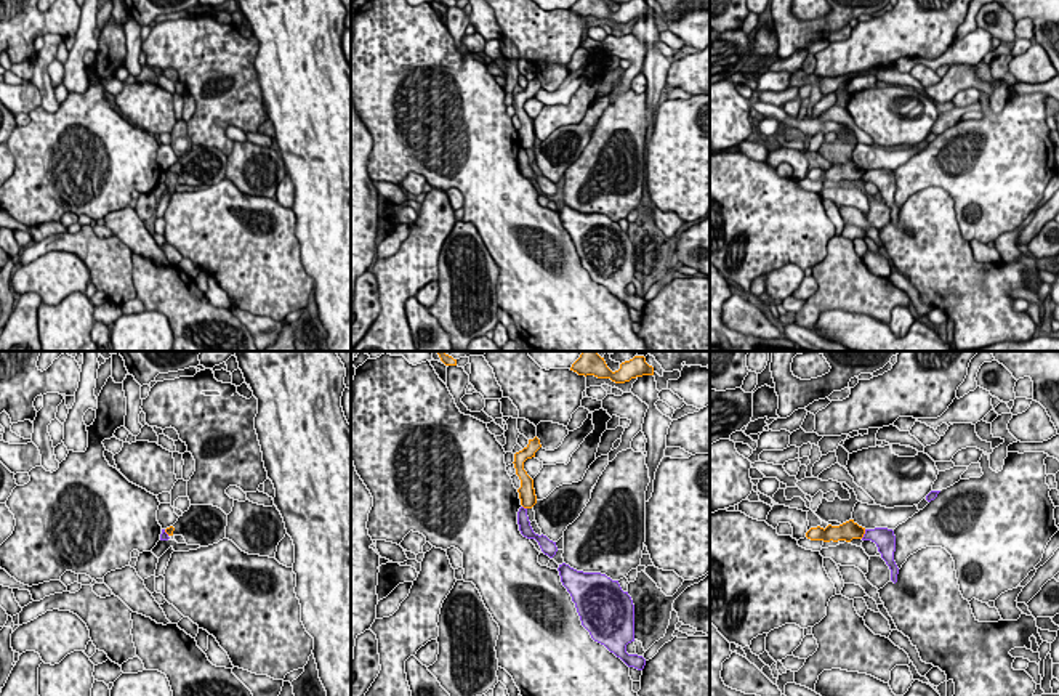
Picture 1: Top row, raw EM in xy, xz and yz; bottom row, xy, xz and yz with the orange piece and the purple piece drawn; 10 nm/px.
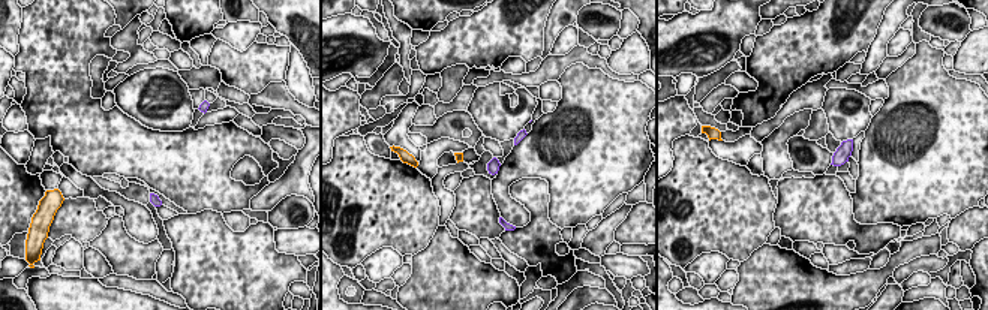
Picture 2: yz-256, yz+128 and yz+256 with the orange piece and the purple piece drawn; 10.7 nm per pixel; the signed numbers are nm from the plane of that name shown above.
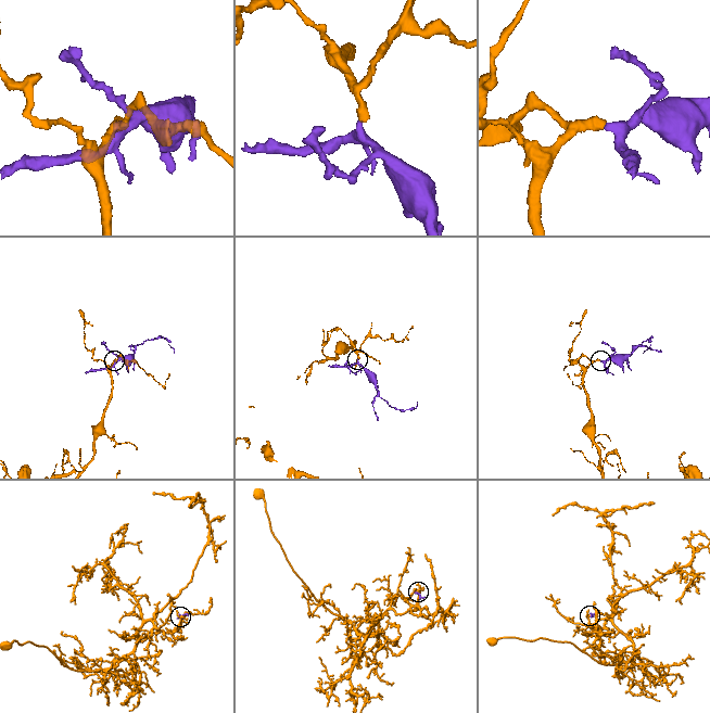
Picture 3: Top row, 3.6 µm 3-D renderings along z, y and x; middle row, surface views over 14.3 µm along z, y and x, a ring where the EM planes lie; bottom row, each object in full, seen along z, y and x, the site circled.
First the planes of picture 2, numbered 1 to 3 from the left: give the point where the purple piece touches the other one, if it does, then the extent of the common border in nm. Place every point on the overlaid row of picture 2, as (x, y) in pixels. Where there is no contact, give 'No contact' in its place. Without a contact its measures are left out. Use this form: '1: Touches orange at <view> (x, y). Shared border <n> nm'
1: No contact
2: No contact
3: No contact

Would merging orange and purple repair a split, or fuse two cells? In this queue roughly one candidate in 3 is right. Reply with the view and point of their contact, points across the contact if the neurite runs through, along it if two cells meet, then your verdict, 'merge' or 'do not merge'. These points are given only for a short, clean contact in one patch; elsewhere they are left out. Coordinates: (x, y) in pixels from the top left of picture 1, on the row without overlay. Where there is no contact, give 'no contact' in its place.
contact yz (864, 174); border yz (865, 170), (861, 178); do not merge

